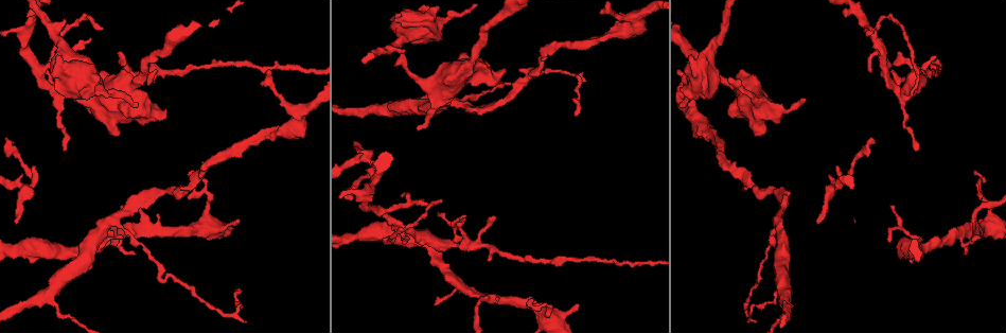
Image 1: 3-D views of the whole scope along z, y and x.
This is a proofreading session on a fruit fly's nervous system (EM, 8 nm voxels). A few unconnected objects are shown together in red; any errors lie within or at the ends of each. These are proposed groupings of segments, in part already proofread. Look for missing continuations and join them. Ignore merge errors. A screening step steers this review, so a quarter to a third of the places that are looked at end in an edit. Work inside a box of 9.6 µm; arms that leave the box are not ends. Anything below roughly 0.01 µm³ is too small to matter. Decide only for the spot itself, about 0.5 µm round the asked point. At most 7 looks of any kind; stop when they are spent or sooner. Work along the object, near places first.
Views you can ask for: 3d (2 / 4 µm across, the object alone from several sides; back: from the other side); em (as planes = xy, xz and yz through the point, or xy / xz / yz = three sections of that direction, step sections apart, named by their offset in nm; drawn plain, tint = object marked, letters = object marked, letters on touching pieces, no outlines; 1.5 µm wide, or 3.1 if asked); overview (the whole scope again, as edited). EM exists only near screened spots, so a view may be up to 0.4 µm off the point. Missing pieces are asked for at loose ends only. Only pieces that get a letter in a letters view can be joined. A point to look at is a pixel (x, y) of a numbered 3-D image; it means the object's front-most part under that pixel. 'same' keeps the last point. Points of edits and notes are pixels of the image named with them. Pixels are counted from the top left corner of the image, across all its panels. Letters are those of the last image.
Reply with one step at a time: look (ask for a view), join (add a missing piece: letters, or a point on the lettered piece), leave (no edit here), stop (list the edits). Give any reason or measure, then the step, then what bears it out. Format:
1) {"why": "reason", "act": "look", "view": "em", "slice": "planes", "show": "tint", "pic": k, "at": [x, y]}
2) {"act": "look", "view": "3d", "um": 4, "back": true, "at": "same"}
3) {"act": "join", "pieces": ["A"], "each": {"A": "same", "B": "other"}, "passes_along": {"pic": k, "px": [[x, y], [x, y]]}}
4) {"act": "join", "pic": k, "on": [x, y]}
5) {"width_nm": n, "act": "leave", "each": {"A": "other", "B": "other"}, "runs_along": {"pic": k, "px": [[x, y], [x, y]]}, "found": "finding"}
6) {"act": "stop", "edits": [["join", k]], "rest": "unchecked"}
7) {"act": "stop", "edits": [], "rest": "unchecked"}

{"why": "tapers out", "act": "look", "view": "3d", "um": 2, "pic": 1, "at": [16, 222]}

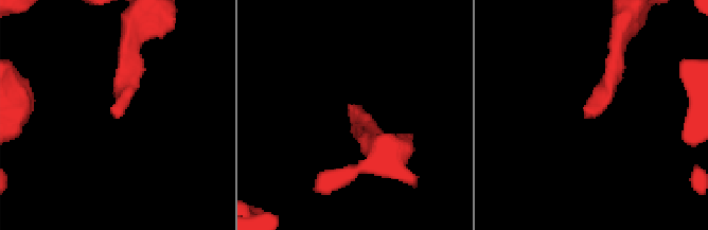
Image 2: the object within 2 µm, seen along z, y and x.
{"act": "look", "view": "em", "slice": "xz", "step": 8, "show": "tint", "pic": 2, "at": [359, 105]}

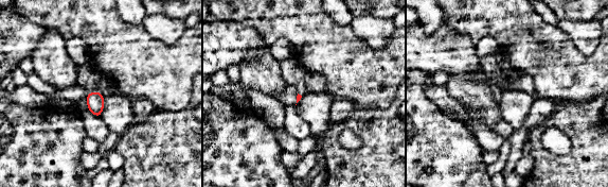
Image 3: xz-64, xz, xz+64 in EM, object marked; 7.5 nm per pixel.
{"why": "cut it another way", "act": "look", "view": "em", "slice": "planes", "show": "letters", "at": "same"}

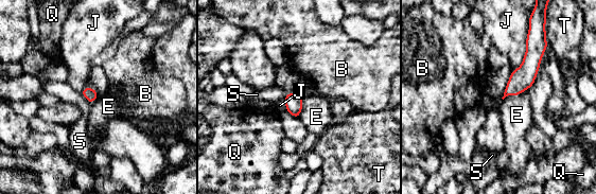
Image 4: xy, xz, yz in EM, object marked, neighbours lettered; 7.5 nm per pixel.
{"longest_contact_nm": ["J", 380], "act": "leave", "each": {"B": "other", "E": "other", "J": "other", "Q": "other", "S": "other", "T": "other"}, "runs_along": {"pic": 4, "px": [[536, 40], [527, 72], [507, 92]]}, "found": "none of them fits"}

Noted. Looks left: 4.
{"why": "branch stops here", "act": "look", "view": "em", "slice": "planes", "show": "letters", "pic": 1, "at": [417, 128]}

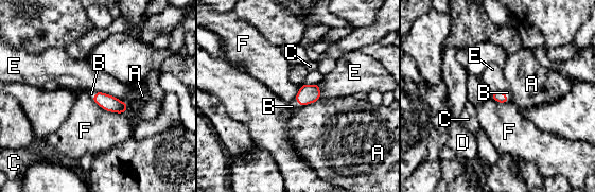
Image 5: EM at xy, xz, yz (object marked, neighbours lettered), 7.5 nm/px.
{"act": "join", "pieces": ["B"], "each": {"A": "other", "B": "same", "C": "other", "D": "other", "E": "other", "F": "other"}, "found": "the cell continues"}

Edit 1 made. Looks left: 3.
{"why": "see it whole again", "act": "look", "view": "overview"}

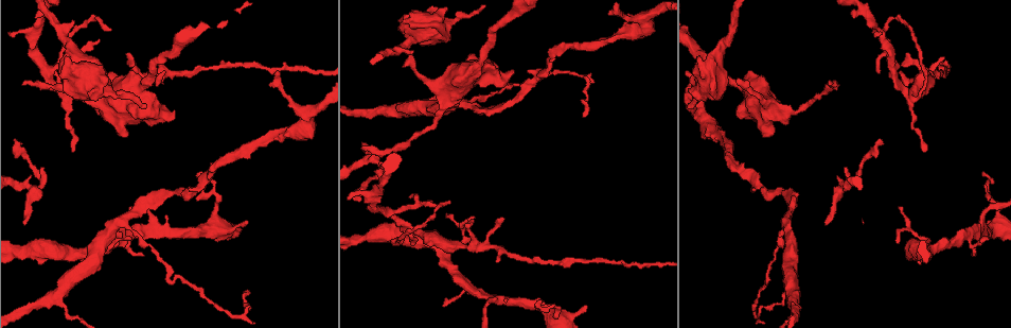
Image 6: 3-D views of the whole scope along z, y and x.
{"why": "free end", "act": "look", "view": "em", "slice": "planes", "show": "letters", "pic": 6, "at": [710, 57]}

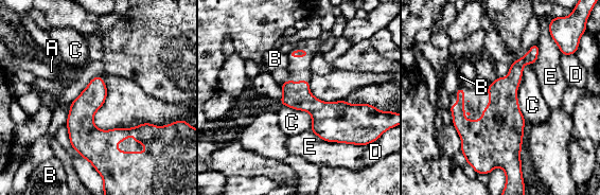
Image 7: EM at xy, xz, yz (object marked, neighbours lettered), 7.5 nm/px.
{"act": "leave", "each": {"A": "other", "B": "other", "C": "other", "D": "other", "E": "other"}, "border": {"pic": 7, "px": [[283, 105], [305, 110], [311, 130]]}, "found": "none of them fits"}

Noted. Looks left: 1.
{"act": "stop", "edits": [["join", 5]], "rest": "unchecked"}

